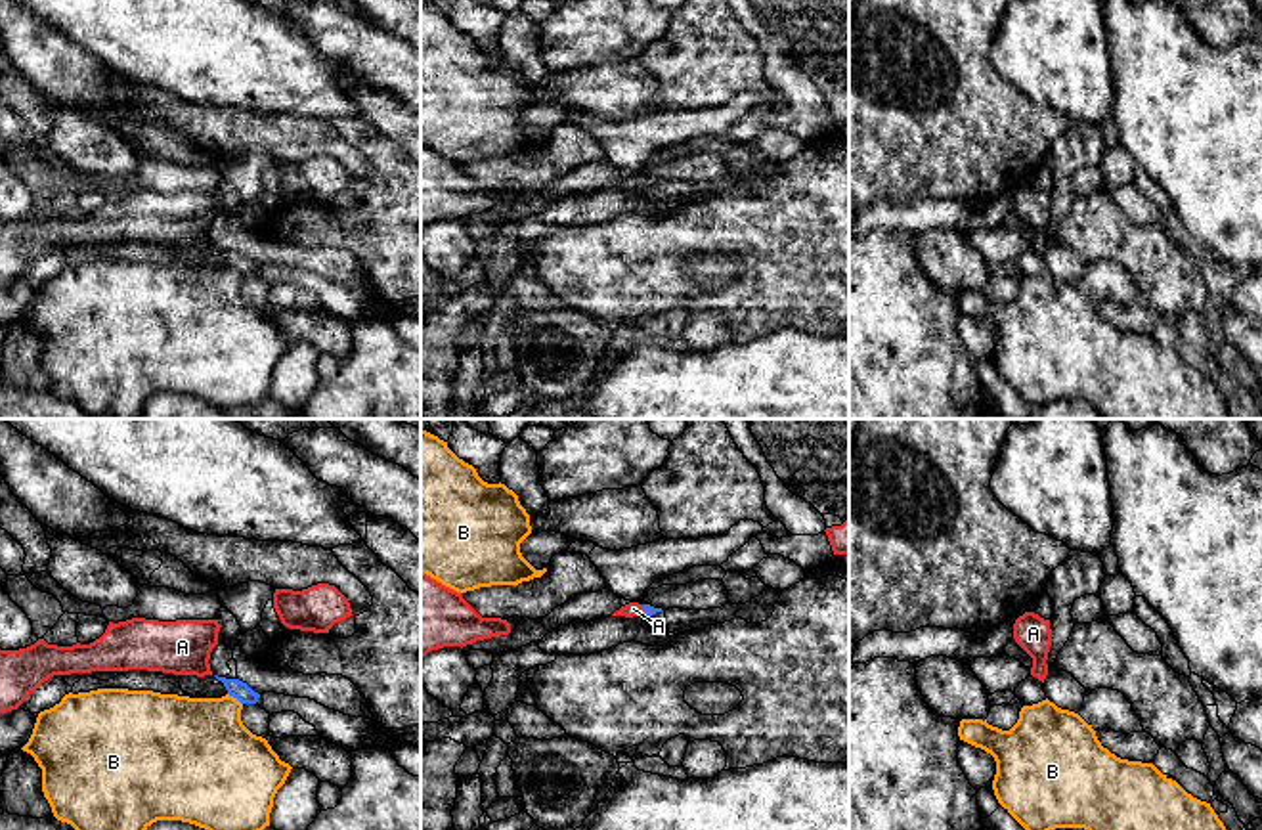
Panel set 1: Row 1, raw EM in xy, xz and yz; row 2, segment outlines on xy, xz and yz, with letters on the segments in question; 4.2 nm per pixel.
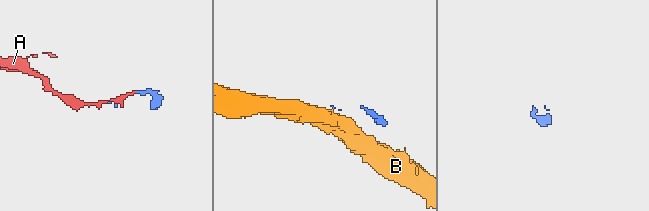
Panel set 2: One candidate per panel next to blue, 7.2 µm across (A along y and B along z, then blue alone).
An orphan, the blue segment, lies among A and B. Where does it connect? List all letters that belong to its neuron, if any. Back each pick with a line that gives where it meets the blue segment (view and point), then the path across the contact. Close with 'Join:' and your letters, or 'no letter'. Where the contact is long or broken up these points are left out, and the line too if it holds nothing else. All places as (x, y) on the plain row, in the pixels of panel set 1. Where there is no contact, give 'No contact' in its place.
A: Touches blue at xz (645, 182)
Join: A

